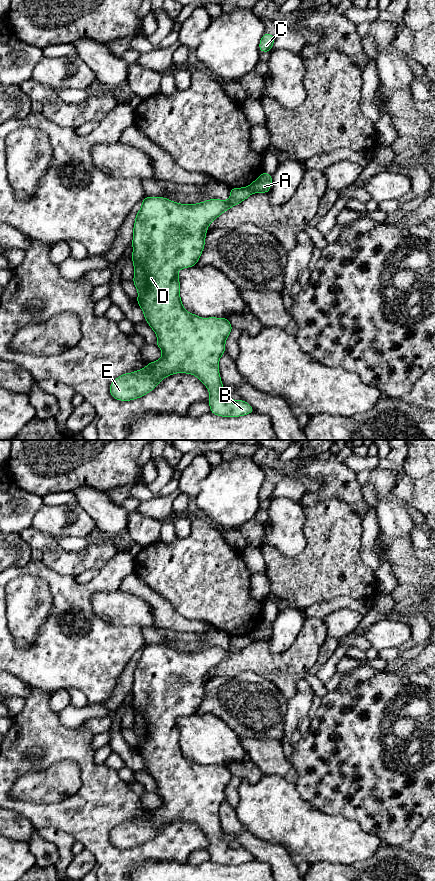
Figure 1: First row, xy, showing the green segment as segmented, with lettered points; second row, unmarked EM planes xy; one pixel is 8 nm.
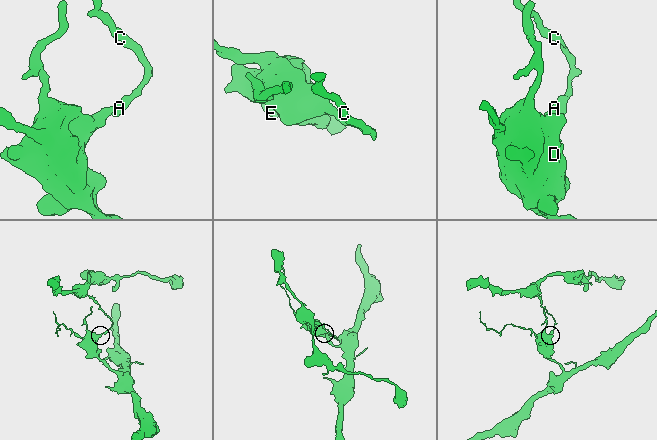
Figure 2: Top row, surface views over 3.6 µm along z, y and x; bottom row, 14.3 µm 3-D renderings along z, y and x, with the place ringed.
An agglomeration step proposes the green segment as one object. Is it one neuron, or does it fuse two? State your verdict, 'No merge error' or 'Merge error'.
Merge error

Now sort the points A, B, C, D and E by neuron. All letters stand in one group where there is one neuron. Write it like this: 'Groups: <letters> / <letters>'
Groups: A C / B D E

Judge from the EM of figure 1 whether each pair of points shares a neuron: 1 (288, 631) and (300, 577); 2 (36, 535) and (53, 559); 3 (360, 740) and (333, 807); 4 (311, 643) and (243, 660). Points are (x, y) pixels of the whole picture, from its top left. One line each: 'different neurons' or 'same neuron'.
1: different neurons
2: different neurons
3: same neuron
4: same neuron

